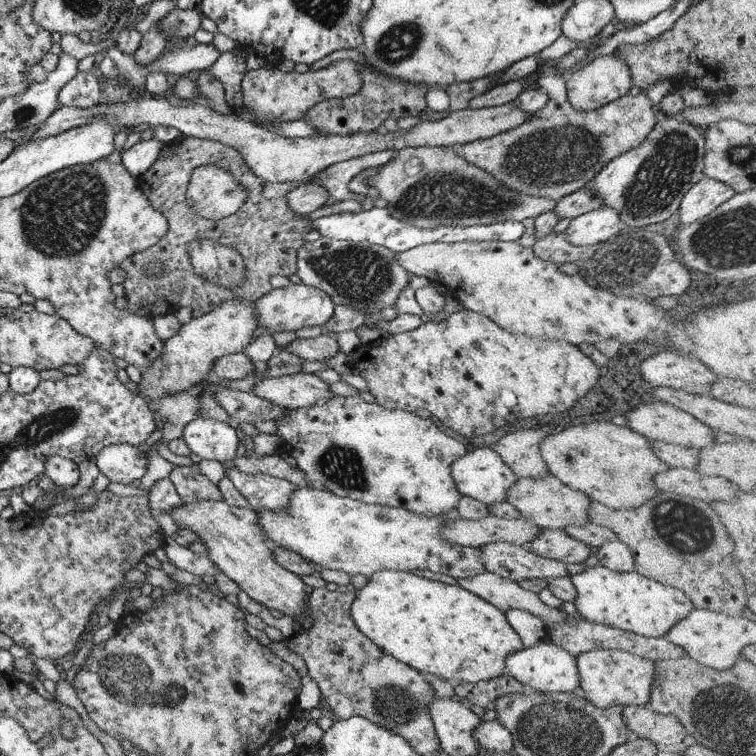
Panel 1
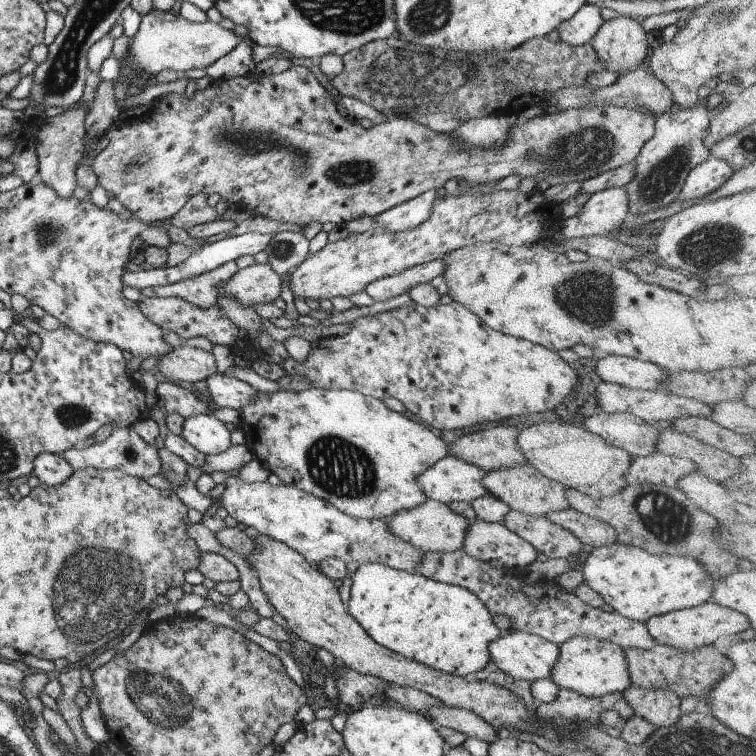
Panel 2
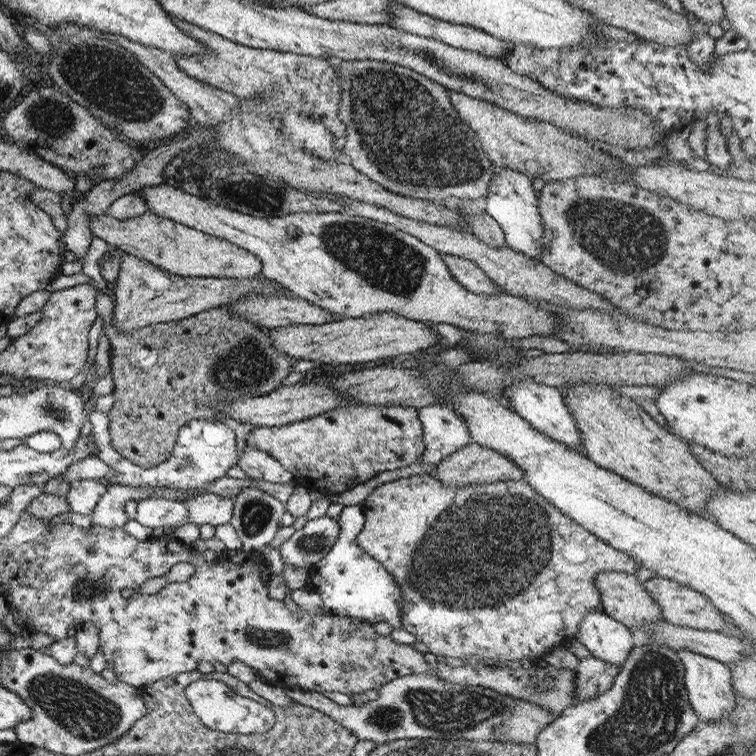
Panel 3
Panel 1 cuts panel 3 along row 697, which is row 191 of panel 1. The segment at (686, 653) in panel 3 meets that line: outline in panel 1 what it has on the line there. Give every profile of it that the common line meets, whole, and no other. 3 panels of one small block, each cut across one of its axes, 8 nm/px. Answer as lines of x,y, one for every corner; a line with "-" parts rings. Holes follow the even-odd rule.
704,176
688,190
681,201
678,216
682,225
694,223
706,217
735,194
736,192
730,186

